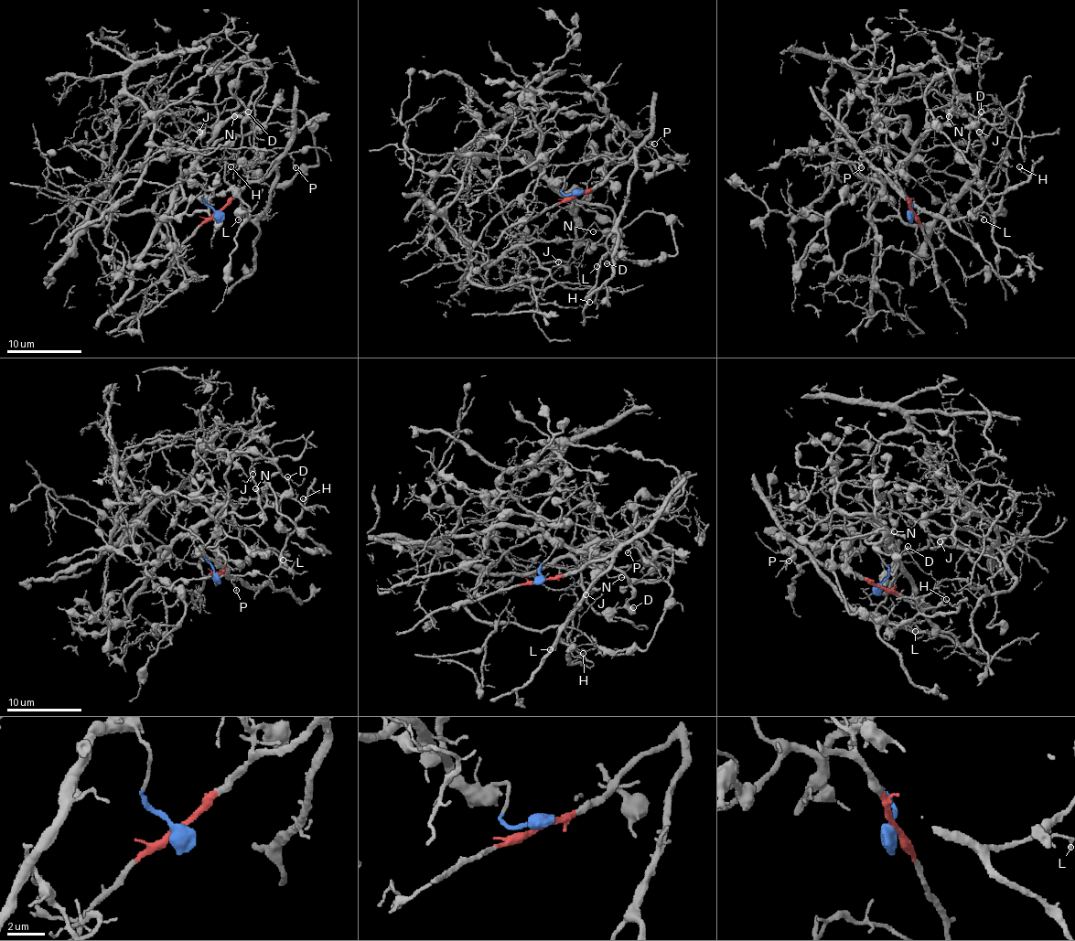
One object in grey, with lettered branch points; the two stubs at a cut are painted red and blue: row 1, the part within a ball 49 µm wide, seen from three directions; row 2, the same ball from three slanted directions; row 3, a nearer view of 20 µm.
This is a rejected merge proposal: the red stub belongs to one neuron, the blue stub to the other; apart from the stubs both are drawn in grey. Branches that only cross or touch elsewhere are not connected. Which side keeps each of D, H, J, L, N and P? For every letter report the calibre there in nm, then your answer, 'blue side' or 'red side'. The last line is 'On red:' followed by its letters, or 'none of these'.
D: 160 nm | blue side
H: 120 nm | red side
J: 140 nm | blue side
L: 140 nm | red side
N: 100 nm | blue side
P: 120 nm | red side
On red: H, L, P

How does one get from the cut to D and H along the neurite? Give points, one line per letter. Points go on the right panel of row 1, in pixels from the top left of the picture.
D: (913, 213), (909, 199), (895, 181), (897, 169), (930, 128), (947, 124), (964, 128), (977, 121), (981, 112)
H: (913, 213), (906, 194), (877, 171), (915, 203), (958, 219), (1027, 179), (1018, 165)

